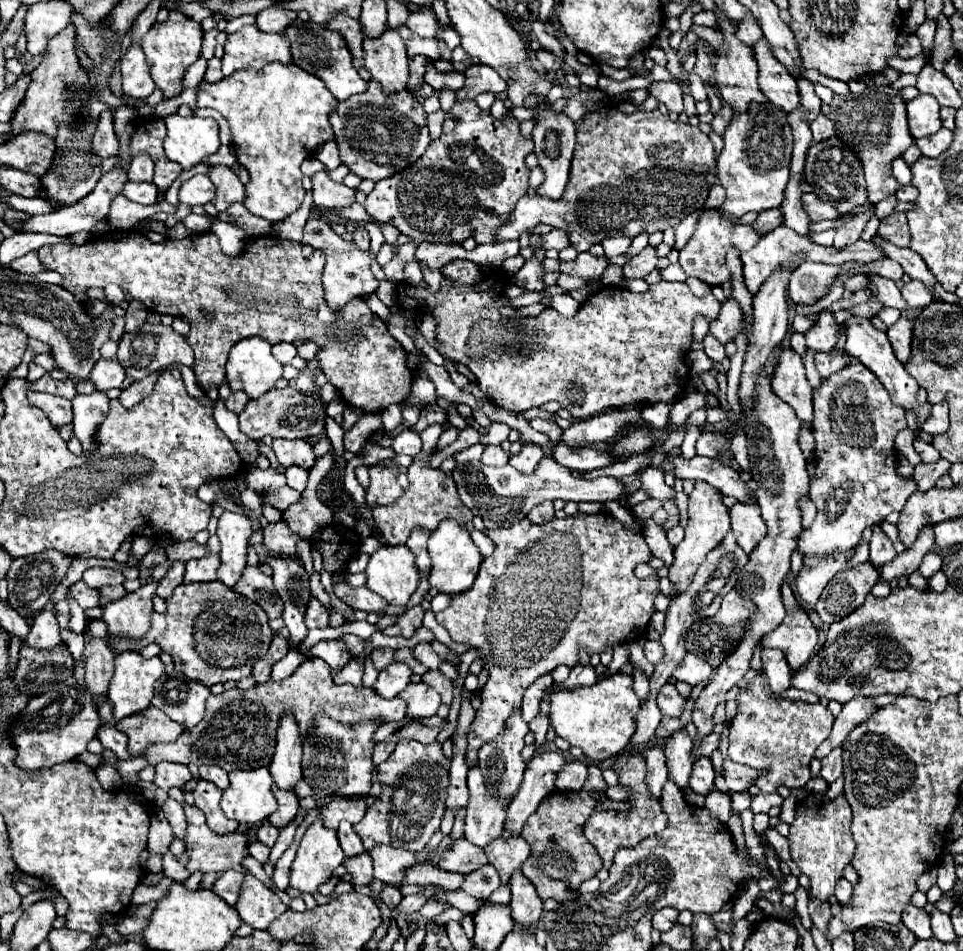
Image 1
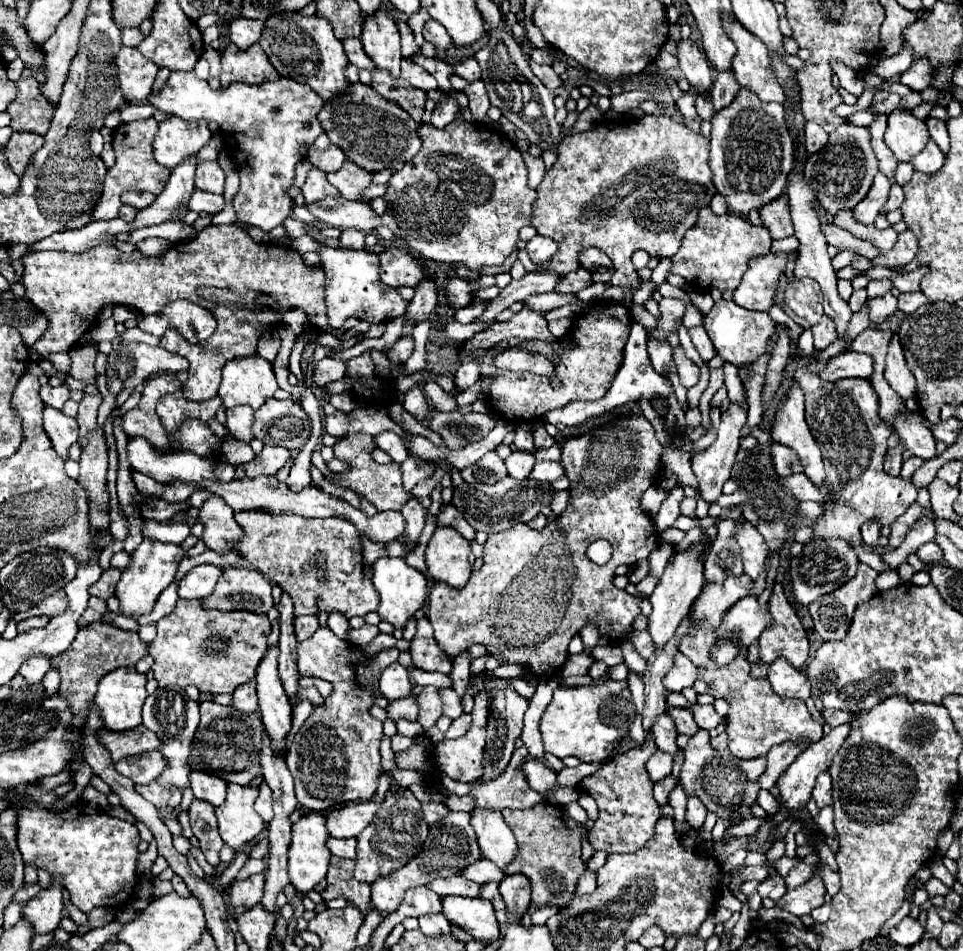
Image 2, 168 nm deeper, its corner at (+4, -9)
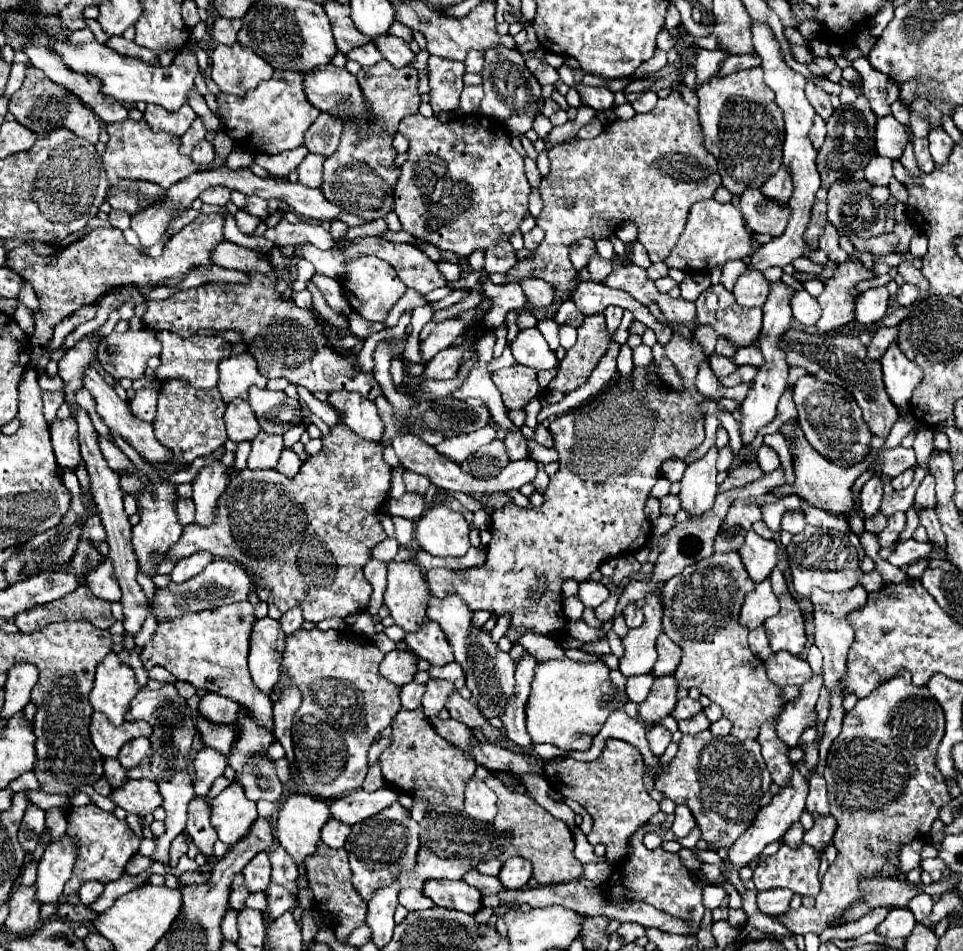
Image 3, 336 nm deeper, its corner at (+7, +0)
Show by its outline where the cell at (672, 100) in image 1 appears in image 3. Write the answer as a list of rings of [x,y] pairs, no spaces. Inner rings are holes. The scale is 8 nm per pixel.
[[[578,85],[578,93],[582,97],[582,103],[590,105],[596,111],[606,111],[614,103],[614,93],[606,87],[588,87],[588,85]]]

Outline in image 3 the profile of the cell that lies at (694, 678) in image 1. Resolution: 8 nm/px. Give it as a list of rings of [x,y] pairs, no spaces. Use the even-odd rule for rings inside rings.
[[[664,633],[658,637],[656,641],[656,649],[658,649],[658,661],[652,669],[652,673],[656,677],[662,677],[662,675],[672,675],[676,671],[676,667],[680,665],[680,659],[682,659],[682,649],[672,643]]]

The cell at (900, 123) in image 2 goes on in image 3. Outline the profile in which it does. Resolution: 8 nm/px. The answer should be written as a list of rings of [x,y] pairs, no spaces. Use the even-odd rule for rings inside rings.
[[[894,115],[880,117],[876,123],[876,153],[882,157],[898,159],[904,147],[912,141],[912,131],[908,125],[900,123]]]

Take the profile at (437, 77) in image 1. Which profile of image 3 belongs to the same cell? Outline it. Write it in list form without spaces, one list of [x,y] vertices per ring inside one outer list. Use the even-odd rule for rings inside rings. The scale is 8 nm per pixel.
[[[394,35],[382,37],[378,49],[380,49],[382,57],[384,57],[386,61],[390,61],[396,69],[400,69],[400,67],[408,67],[408,65],[412,65],[414,59],[416,59],[416,55],[410,51],[408,43],[406,43],[404,39],[394,37]]]

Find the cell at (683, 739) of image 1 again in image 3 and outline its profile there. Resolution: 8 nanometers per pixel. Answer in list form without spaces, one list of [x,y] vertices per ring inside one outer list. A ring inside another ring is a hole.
[[[658,677],[650,689],[650,695],[640,705],[640,721],[644,721],[646,727],[658,725],[664,717],[672,715],[676,705],[676,691],[678,685],[674,677]]]

